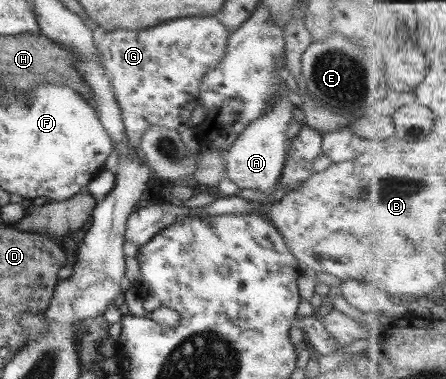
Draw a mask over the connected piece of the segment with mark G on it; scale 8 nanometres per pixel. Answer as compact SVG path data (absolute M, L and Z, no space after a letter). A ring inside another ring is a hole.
M213 16L201 18L177 18L153 28L145 28L141 32L127 32L127 30L113 30L103 34L97 42L99 64L110 79L111 91L121 115L124 134L128 140L129 153L137 156L140 136L152 126L177 130L185 124L191 111L198 105L199 85L208 71L215 70L223 59L228 40L227 30L223 24Z

